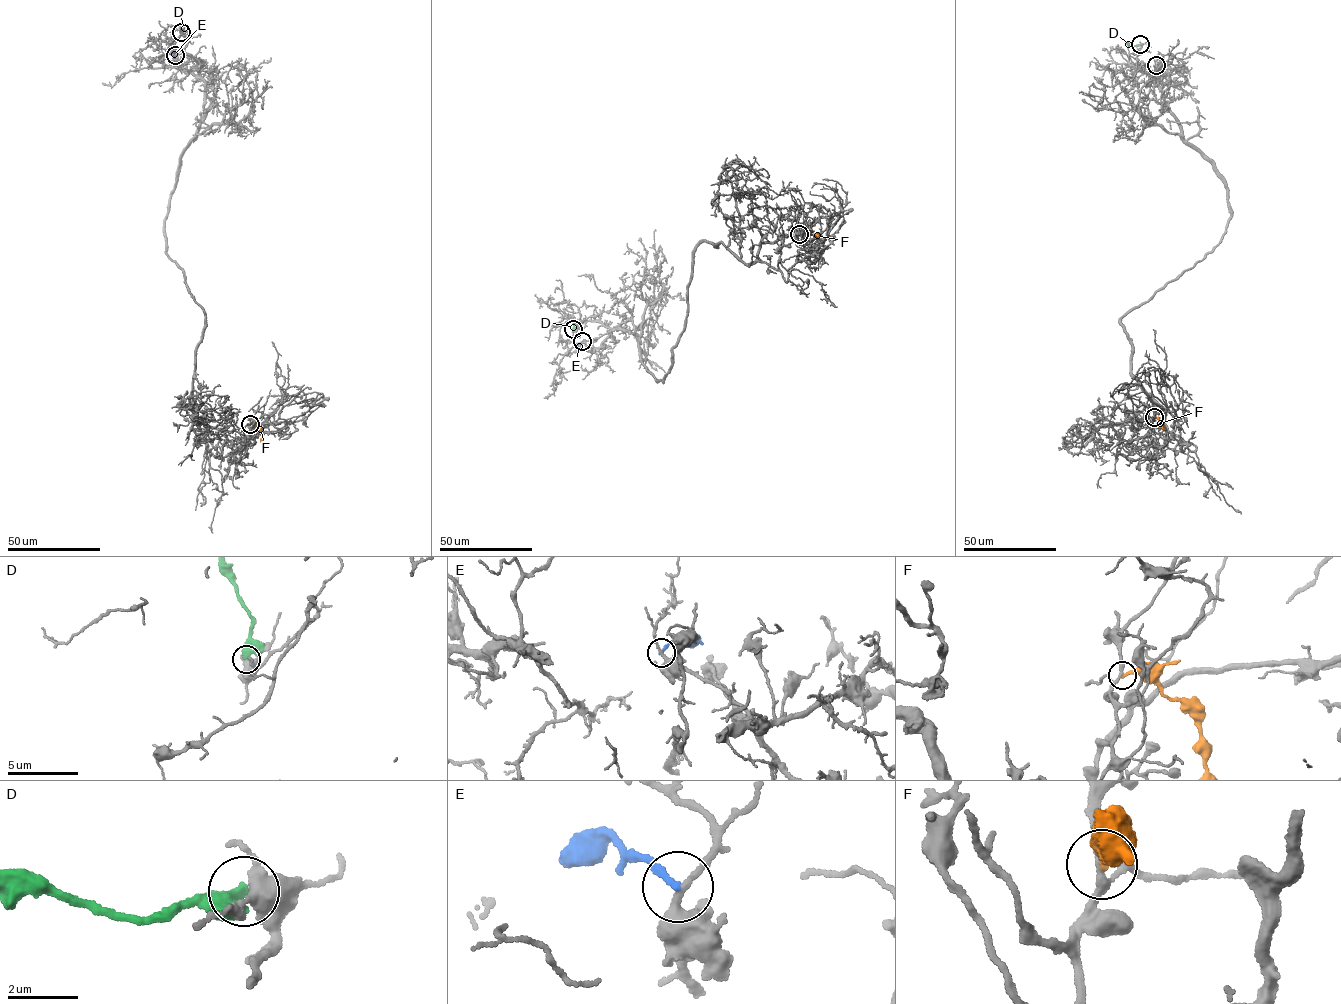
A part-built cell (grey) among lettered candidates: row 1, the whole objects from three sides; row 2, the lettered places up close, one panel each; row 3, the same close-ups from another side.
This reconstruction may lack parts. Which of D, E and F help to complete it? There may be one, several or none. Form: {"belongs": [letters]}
{"belongs": []}

